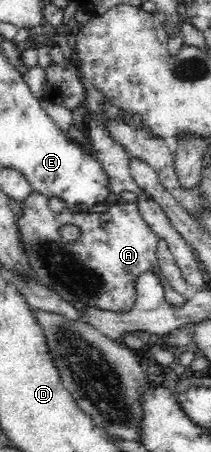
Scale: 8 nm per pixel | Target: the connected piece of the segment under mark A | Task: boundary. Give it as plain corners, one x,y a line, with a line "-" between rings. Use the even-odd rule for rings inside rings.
32,191
21,203
22,214
16,217
30,271
42,286
70,304
80,301
86,307
125,312
130,311
138,299
138,280
142,273
150,272
160,280
166,302
177,307
187,302
160,271
156,256
160,239
144,222
135,203
120,199
109,204
104,213
72,213
67,209
56,214
48,207
48,201
41,193
-
66,223
82,229
77,243
66,243
60,238
60,227

